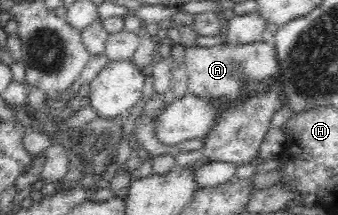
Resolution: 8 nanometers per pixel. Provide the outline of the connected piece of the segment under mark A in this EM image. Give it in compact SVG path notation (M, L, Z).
M260 41L211 47L196 45L185 50L182 64L187 69L189 93L219 101L223 109L227 109L203 139L203 158L197 165L206 161L226 161L239 167L253 161L269 130L272 114L282 107L280 88L271 92L278 75L274 44Z

